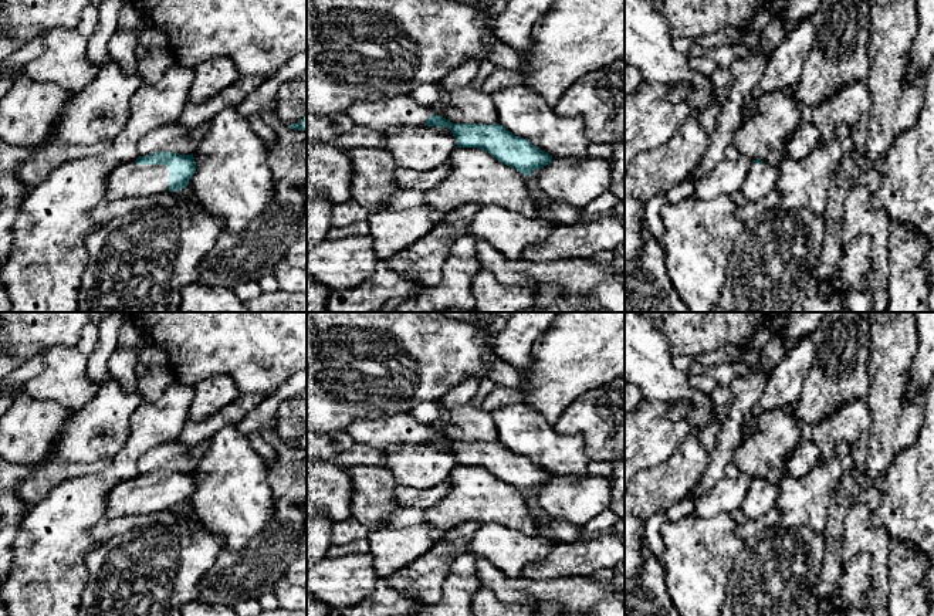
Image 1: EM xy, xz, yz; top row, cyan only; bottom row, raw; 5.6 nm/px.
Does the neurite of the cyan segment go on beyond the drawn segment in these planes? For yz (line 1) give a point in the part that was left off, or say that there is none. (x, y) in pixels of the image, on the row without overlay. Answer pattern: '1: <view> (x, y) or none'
1: yz (761, 497)

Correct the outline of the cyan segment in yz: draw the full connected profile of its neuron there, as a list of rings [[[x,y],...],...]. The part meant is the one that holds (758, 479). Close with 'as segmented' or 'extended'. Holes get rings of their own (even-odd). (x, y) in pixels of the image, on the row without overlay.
[[[761,477],[752,478],[740,505],[748,519],[757,519],[776,507],[779,487]]]; extended

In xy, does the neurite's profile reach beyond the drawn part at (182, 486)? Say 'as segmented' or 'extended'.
extended

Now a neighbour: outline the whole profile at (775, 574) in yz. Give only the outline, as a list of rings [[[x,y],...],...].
[[[781,525],[745,539],[718,616],[806,616],[825,546],[823,534]]]

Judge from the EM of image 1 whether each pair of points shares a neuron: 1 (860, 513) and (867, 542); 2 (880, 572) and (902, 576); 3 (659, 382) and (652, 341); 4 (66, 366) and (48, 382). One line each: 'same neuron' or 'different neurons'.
1: same neuron
2: different neurons
3: same neuron
4: same neuron

